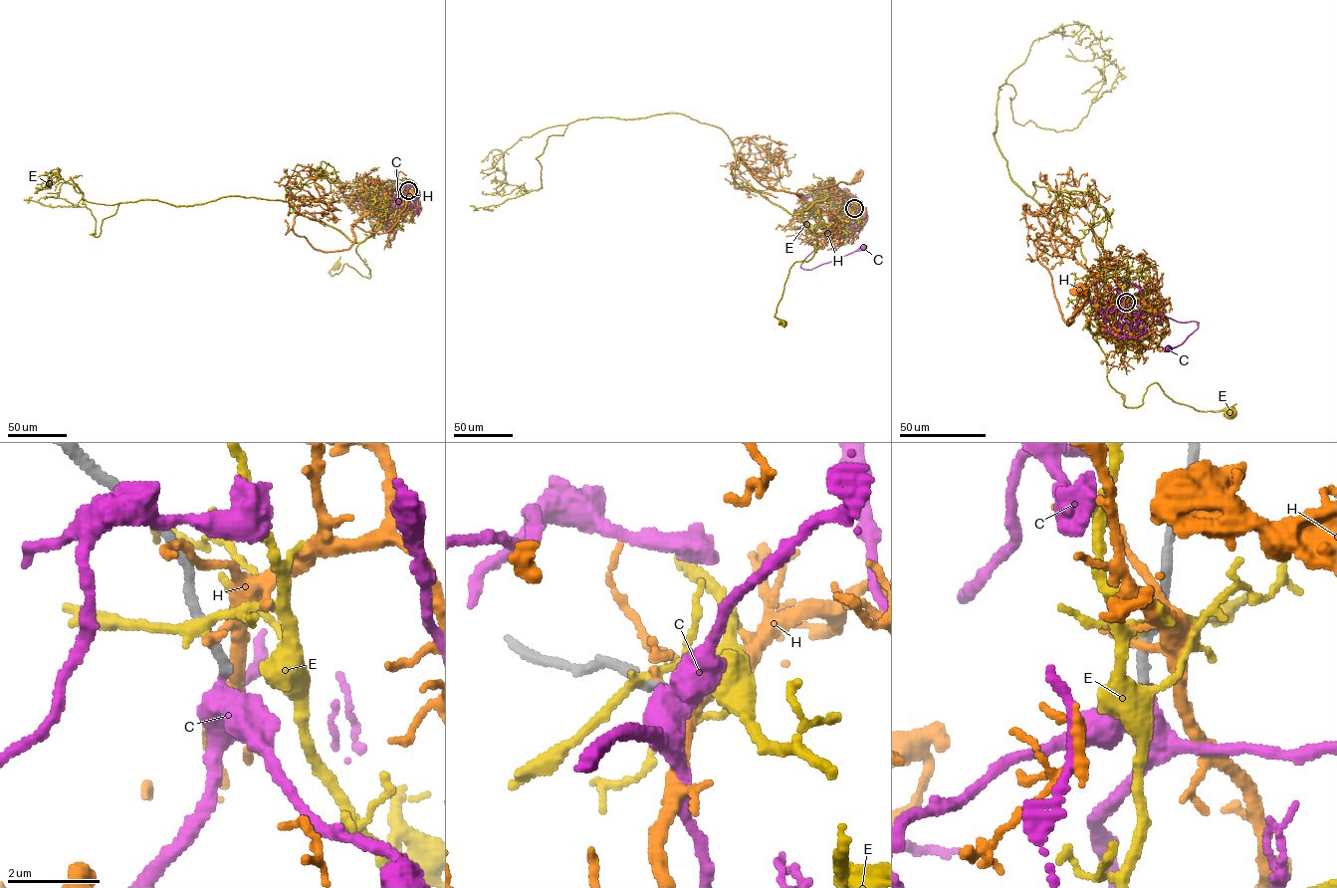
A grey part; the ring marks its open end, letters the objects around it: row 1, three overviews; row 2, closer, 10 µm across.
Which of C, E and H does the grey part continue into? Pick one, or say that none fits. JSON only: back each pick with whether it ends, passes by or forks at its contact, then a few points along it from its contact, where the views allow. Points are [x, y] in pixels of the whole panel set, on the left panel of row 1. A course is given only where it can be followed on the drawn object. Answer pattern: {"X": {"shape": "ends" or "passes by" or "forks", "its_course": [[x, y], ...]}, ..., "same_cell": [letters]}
{"C": {"shape": "passes by", "its_course": [[408, 190], [404, 200], [398, 195], [358, 209], [354, 206], [388, 210], [418, 205]]}, "same_cell": ["C"]}

